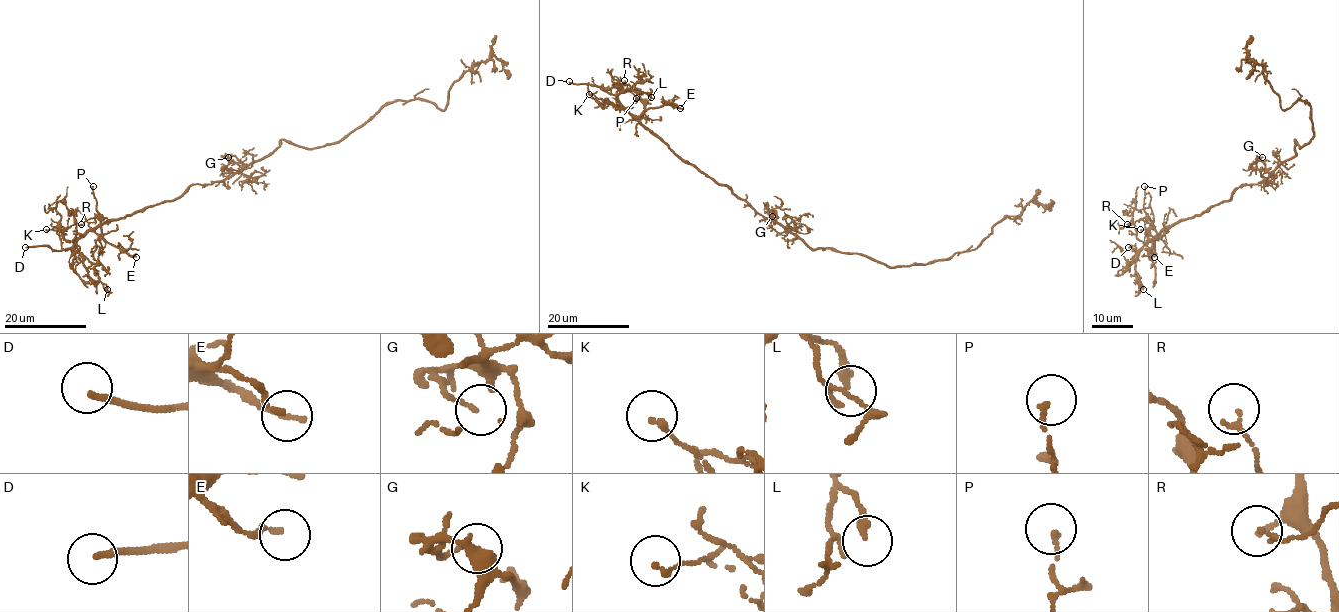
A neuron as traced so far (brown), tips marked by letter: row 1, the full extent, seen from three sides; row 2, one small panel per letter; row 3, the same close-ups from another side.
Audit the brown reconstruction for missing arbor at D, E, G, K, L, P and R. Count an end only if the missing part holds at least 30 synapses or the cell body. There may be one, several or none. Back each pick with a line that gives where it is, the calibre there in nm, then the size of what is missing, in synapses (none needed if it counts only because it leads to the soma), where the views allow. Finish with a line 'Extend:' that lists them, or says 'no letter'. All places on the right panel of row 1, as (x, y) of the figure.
D: Place: (1128, 247). Thickness 180 nm
Extend: D

